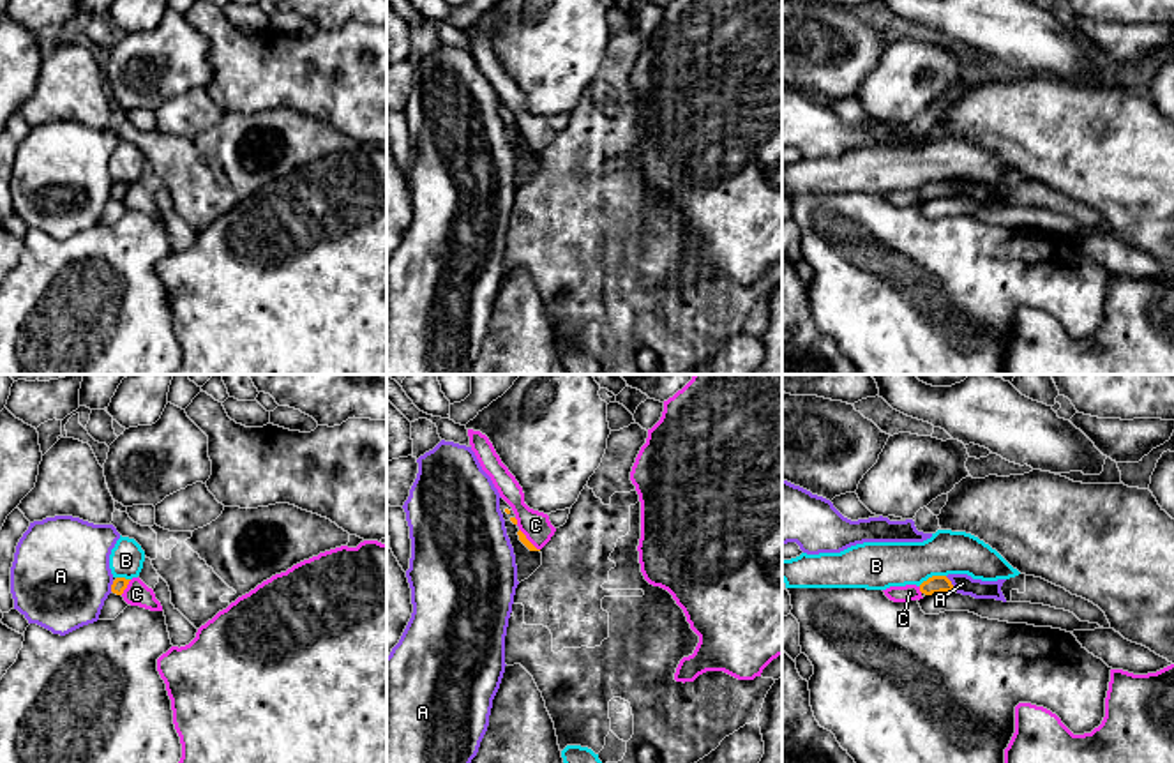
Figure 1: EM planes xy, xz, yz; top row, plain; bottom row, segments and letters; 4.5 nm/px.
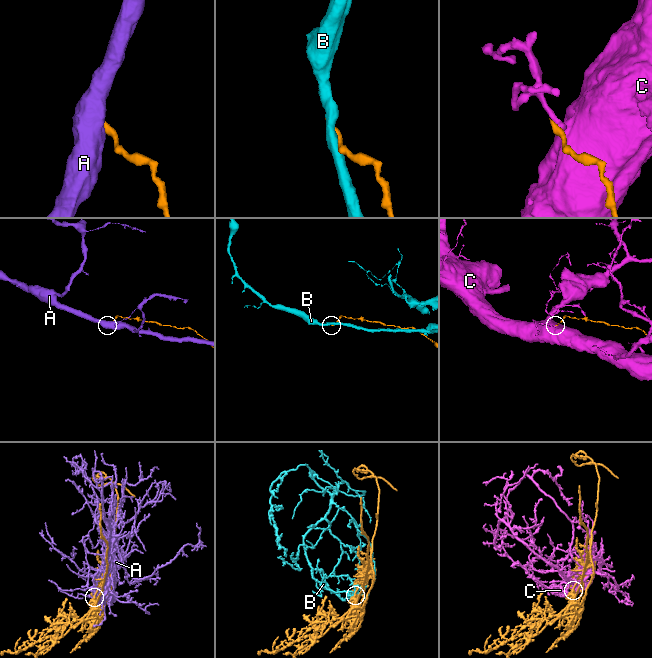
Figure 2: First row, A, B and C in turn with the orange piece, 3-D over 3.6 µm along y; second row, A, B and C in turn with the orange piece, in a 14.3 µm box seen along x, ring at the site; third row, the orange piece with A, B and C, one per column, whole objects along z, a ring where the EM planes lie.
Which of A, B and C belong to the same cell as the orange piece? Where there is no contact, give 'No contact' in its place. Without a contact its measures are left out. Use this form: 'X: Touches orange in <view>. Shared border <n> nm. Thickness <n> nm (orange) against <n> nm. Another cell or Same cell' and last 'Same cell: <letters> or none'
A: Touches orange in yz. Shared border 80 nm. Thickness 80 nm (orange) against 90 nm. Another cell
B: Touches orange in yz. Shared border 140 nm. Thickness 80 nm (orange) against 220 nm. Another cell
C: Touches orange in xy. Shared border 90 nm. Thickness 70 nm (orange) against 110 nm. Another cell
Same cell: none

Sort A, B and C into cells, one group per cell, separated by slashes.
A / B / C

